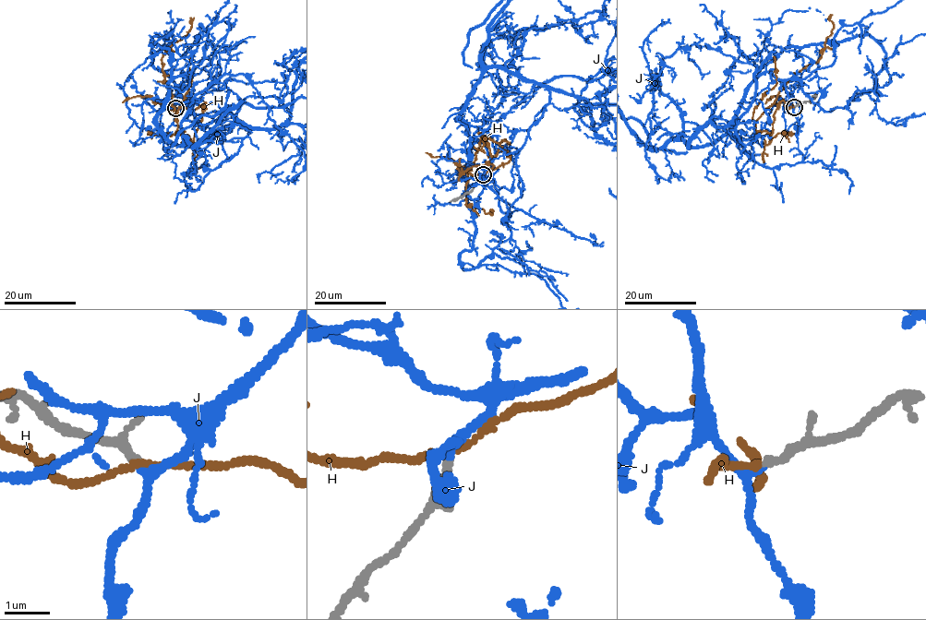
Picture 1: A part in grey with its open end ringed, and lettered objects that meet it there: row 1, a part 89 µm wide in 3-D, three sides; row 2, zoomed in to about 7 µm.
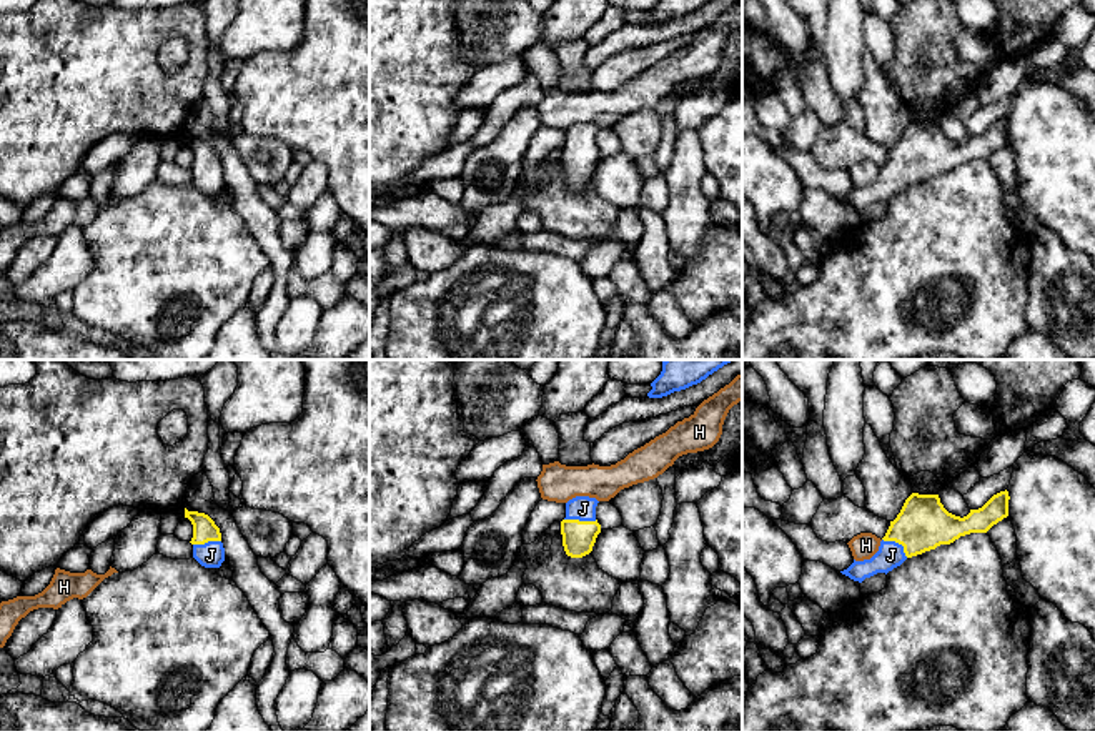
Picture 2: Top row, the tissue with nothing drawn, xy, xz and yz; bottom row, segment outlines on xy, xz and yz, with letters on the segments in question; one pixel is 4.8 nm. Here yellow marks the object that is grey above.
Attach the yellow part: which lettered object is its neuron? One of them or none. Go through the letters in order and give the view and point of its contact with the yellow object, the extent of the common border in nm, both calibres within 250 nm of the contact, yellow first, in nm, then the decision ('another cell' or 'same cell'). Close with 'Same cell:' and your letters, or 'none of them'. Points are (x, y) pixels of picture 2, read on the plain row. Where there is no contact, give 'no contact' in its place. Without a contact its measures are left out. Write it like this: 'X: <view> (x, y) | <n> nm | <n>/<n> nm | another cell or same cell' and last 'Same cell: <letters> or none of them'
H: no contact | another cell
J: xz (581, 149) | 160 nm | 160/120 nm | same cell
Same cell: J

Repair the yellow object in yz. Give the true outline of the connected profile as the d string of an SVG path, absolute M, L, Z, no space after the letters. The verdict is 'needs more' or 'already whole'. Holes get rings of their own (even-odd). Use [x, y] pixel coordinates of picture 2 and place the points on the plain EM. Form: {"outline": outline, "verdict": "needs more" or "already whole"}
{"outline": "M1000 118L993 122L982 135L970 137L967 143L960 145L944 135L939 122L912 120L905 127L897 145L890 148L890 153L880 168L879 178L870 186L854 186L854 190L840 200L854 208L862 210L865 205L870 205L877 200L887 201L894 195L900 193L907 185L935 177L940 172L950 172L960 163L970 160L987 160L993 152L1008 143L1008 127L1008 118Z", "verdict": "needs more"}

